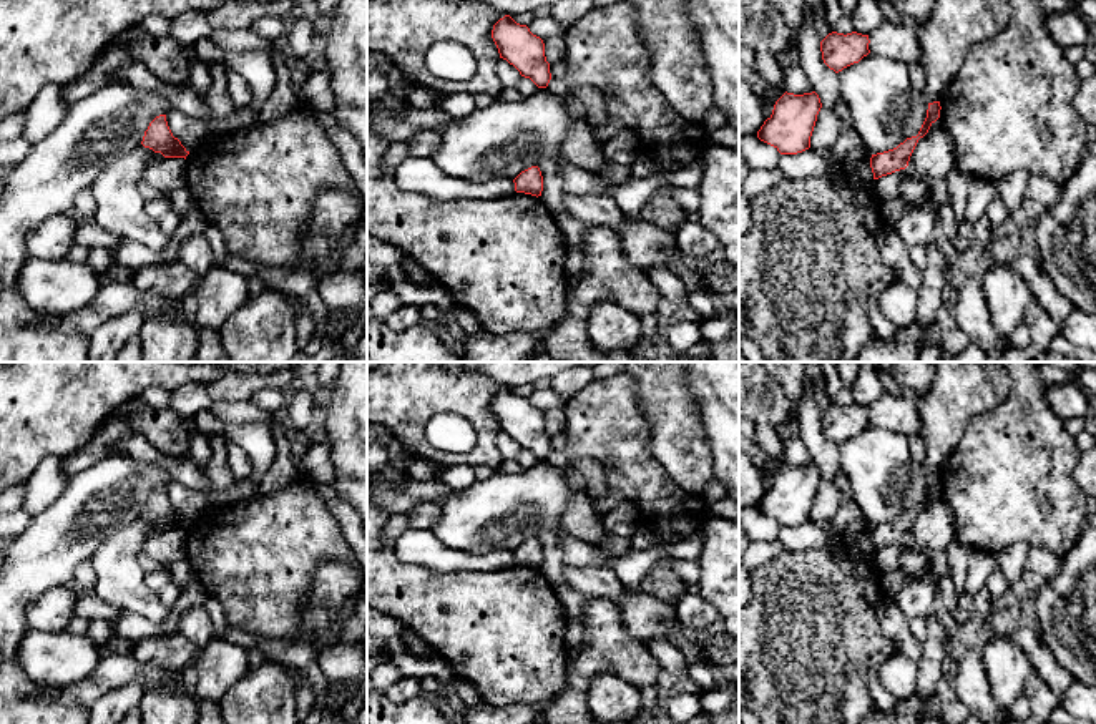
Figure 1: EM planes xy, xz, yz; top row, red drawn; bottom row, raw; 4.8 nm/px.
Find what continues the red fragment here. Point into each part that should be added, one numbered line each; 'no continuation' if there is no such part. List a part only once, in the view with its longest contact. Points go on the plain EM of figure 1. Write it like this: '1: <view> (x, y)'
no continuation

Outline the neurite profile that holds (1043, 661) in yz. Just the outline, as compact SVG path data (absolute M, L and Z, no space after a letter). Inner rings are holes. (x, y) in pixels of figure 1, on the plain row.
M1018 626L1011 638L1025 649L1033 669L1059 699L1073 684L1074 678L1054 658L1041 639L1041 634L1026 626Z

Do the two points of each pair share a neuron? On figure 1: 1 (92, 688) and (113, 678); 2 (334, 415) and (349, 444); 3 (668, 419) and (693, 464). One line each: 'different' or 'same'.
1: same
2: same
3: same

